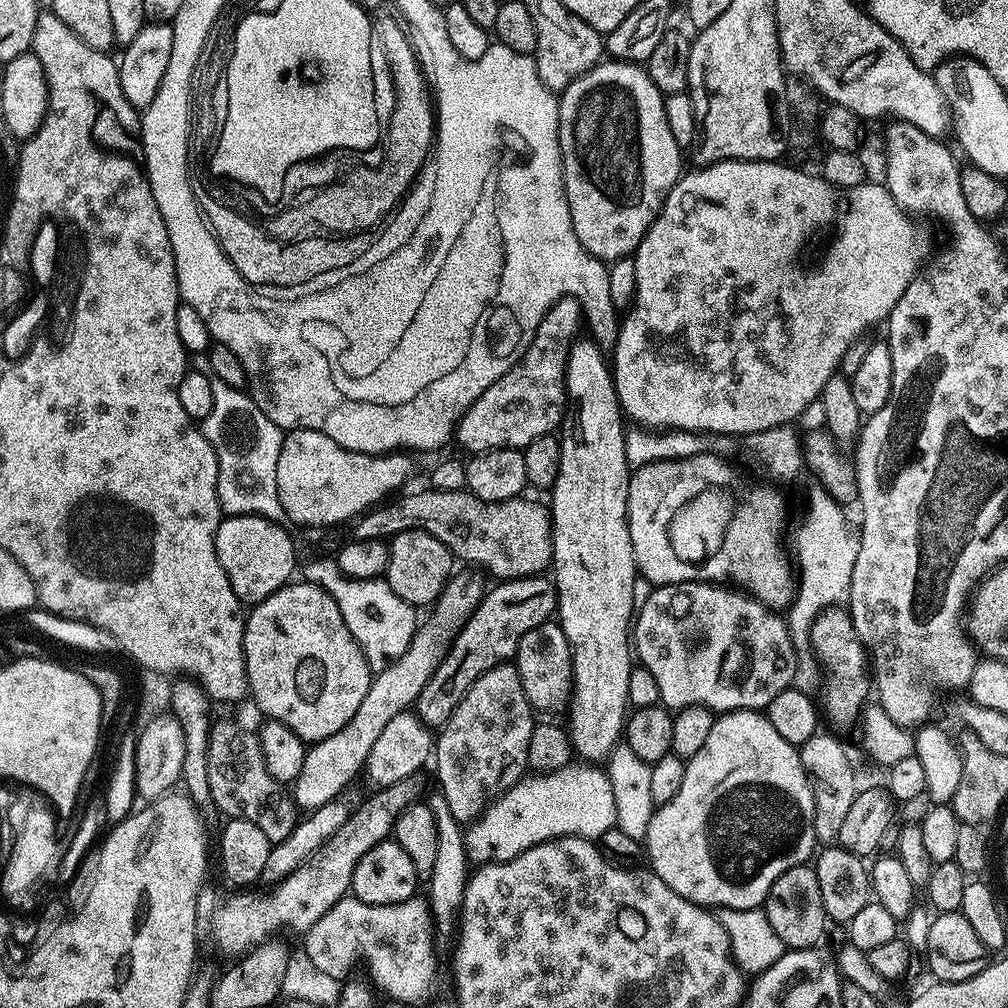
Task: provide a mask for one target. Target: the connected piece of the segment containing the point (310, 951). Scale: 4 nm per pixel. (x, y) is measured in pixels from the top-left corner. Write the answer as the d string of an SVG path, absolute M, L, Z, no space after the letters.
M419 895L397 904L367 904L345 898L326 910L326 914L303 933L302 948L318 969L337 978L349 975L348 959L357 952L372 975L371 983L377 989L380 987L387 999L401 1000L404 1005L412 1006L422 1003L431 994L436 980L432 928L434 917L430 905Z

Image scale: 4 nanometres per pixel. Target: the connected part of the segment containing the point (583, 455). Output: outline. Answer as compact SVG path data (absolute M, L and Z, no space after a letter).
M580 338L572 345L568 352L568 365L564 371L564 390L566 393L567 412L566 419L558 432L560 442L560 465L558 466L558 478L552 483L550 495L550 515L552 518L552 562L551 571L556 571L554 583L556 585L556 612L558 623L566 634L568 645L572 651L572 698L570 711L567 713L568 721L566 727L572 737L572 747L575 755L584 762L600 762L607 757L608 753L621 743L622 733L626 723L626 717L630 712L628 702L628 691L626 685L630 683L630 670L634 667L634 648L630 643L630 629L634 624L634 613L638 608L638 596L636 600L636 559L634 558L634 546L632 545L632 531L628 525L628 482L630 479L630 465L626 458L626 442L624 433L626 431L626 416L621 409L620 399L616 393L616 382L613 369L606 361L605 353L601 352L591 339Z

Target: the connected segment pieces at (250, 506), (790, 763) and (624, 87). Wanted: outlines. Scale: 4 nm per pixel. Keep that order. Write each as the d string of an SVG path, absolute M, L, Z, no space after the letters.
M215 379L214 407L202 421L202 431L218 458L218 502L221 513L229 516L265 516L277 522L285 519L282 502L278 498L278 454L282 450L285 433L248 395L247 391L226 386Z
M745 710L743 712L726 712L716 716L714 726L706 738L702 750L698 754L687 757L684 766L684 777L678 794L670 798L670 802L659 805L653 812L650 822L646 826L646 834L642 841L643 851L646 853L646 860L649 860L651 871L655 872L670 890L677 892L682 898L701 906L707 906L712 910L722 908L759 908L763 905L764 899L770 894L770 886L786 874L786 870L796 867L799 864L808 864L813 859L818 848L818 841L814 834L814 794L812 793L812 781L808 779L808 772L800 761L800 749L795 744L786 742L774 726L770 726L767 715L760 710Z
M611 58L594 65L592 69L574 82L570 82L570 86L559 93L560 157L564 167L564 189L570 206L570 222L574 222L574 234L578 234L578 242L582 242L582 246L588 253L597 256L602 261L615 262L624 257L631 257L635 253L636 247L640 245L642 238L650 230L652 223L655 222L656 215L659 214L661 206L664 205L664 200L670 194L670 190L682 175L682 167L680 168L682 149L678 146L678 142L674 142L674 134L670 134L670 126L666 123L664 97L664 93L658 90L658 86L654 86L654 82L650 82L647 71L639 63Z

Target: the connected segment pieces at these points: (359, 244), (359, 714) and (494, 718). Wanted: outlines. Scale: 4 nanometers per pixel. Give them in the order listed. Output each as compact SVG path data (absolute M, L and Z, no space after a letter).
M200 192L196 200L216 239L220 241L220 248L247 282L268 280L268 283L296 283L296 280L307 279L308 276L336 267L336 264L353 260L368 244L368 236L360 236L360 240L344 240L344 244L324 244L324 240L312 240L312 244L300 244L300 248L280 248L280 244L268 244L268 240L264 240L256 228L248 228L247 218L229 218L226 209L216 208L216 204L212 204L204 192Z
M457 571L449 579L448 585L442 590L442 594L437 598L436 603L431 605L429 612L432 613L425 620L423 617L422 623L417 627L414 638L410 642L410 646L406 646L406 654L402 654L402 658L398 658L394 663L388 665L386 670L373 675L370 690L366 690L366 698L362 698L362 706L358 706L358 710L354 710L354 718L350 718L350 722L346 722L346 726L342 726L342 730L338 730L338 734L330 734L330 738L315 741L305 751L302 770L298 774L296 781L294 781L294 799L297 809L311 810L313 808L321 808L324 804L333 803L339 797L336 795L359 772L361 775L362 769L368 763L370 750L374 750L374 742L378 742L378 737L381 736L382 730L386 730L386 725L390 723L390 718L409 711L415 705L416 699L422 694L422 686L426 686L426 682L430 682L434 670L438 670L442 658L446 658L452 641L460 633L462 626L470 618L472 611L480 605L480 600L485 594L485 577L479 571L468 571L472 572Z
M515 663L496 664L472 683L470 690L458 702L452 717L439 729L434 740L434 764L438 791L446 798L450 814L461 822L471 822L502 792L513 788L528 768L530 730L534 723L534 709L522 690L522 678Z

